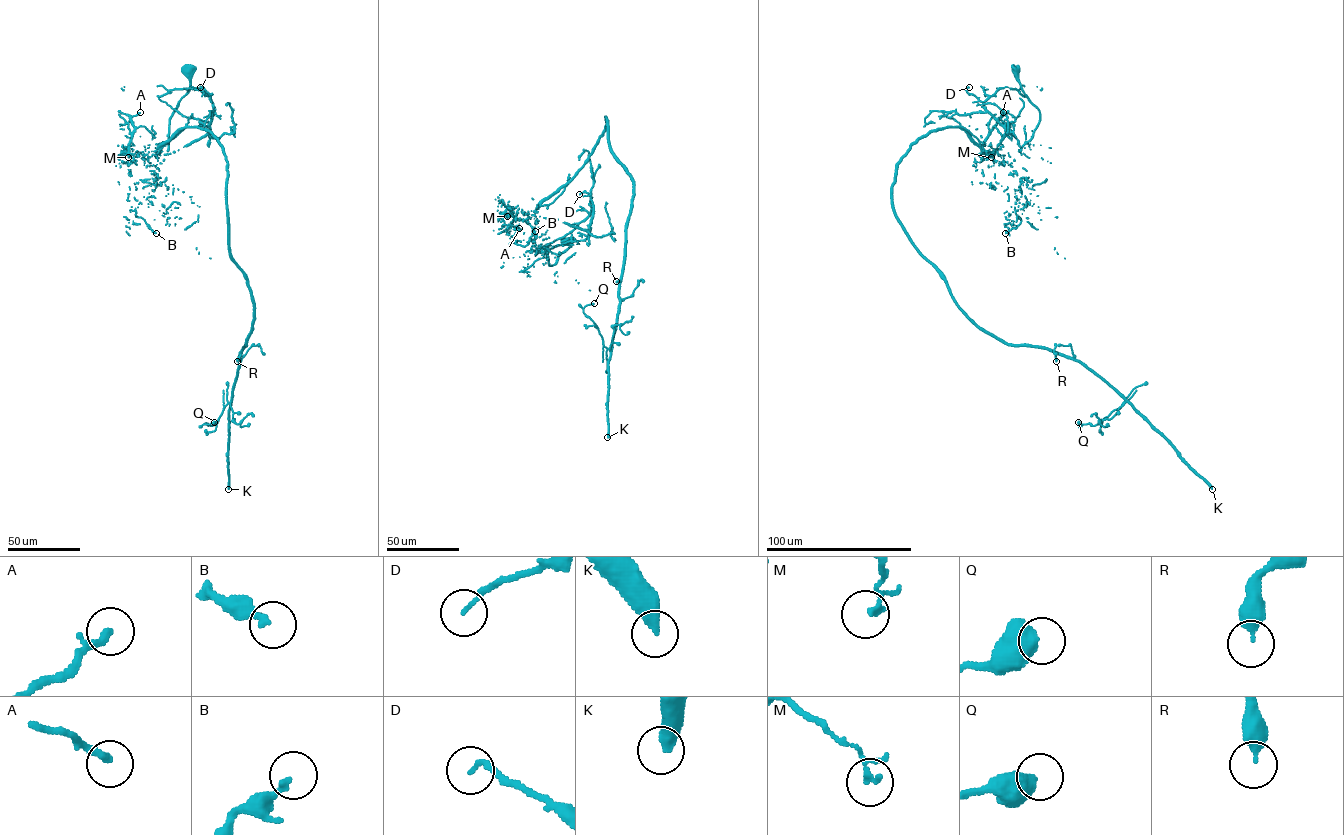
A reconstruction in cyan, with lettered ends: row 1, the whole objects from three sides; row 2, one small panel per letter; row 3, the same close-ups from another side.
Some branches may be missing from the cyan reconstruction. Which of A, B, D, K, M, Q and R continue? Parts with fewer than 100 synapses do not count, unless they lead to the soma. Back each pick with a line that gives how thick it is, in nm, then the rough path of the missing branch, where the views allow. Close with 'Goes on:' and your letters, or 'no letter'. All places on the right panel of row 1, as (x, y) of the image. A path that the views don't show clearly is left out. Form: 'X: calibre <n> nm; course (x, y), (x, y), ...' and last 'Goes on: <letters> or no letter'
K: calibre 400 nm
R: calibre 400 nm; course (1056, 361), (1052, 380), (1044, 389), (1046, 400), (1042, 406), (1046, 415), (1047, 403)
Goes on: K, R

